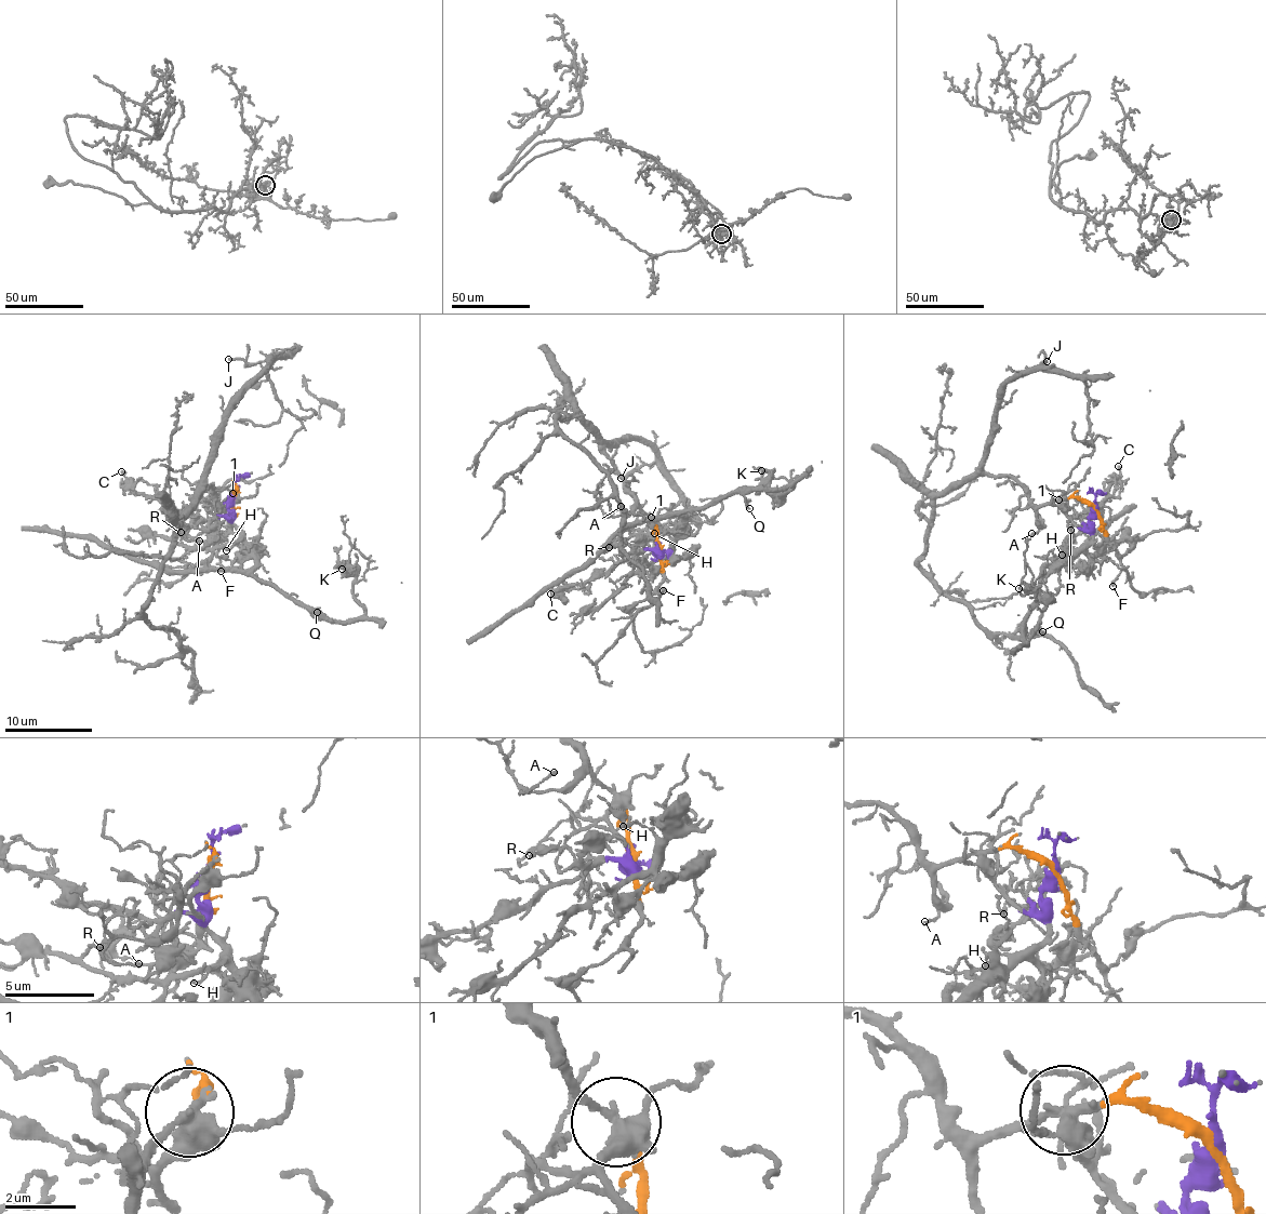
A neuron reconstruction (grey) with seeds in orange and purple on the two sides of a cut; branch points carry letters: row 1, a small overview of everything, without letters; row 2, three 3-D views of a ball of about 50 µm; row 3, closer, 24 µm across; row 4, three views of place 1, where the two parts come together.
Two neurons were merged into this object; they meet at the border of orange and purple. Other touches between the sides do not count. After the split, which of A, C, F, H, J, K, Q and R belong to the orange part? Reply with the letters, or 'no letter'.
A, F, J

